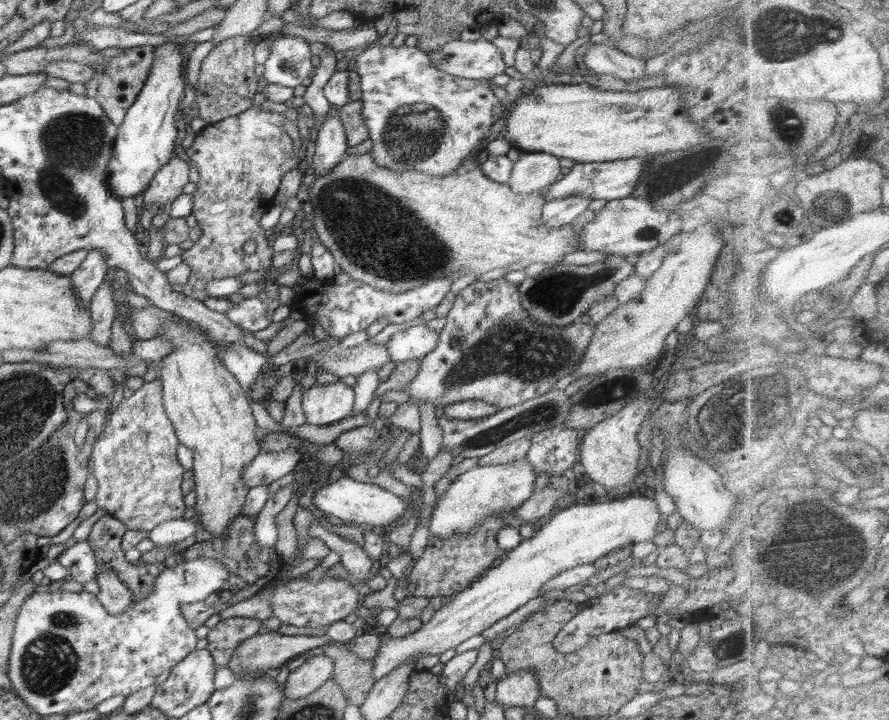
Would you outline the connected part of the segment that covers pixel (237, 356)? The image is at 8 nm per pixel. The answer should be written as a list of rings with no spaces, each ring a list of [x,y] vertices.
[[[226,343],[218,358],[222,360],[224,367],[234,374],[246,392],[260,380],[260,370],[264,370],[267,363],[262,354],[238,343]]]

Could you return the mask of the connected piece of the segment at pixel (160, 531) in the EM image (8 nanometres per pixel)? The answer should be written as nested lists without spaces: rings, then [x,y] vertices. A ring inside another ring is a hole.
[[[192,518],[162,521],[149,532],[149,539],[159,547],[171,547],[199,533],[199,526]]]

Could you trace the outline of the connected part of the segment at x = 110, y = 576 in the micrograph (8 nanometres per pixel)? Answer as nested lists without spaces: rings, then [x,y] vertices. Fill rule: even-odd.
[[[106,562],[100,564],[96,580],[100,589],[96,598],[108,610],[108,614],[122,614],[130,607],[133,602],[132,590],[112,572]]]

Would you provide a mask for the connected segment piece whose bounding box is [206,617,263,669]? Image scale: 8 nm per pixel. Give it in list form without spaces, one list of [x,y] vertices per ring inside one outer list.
[[[229,617],[209,629],[207,649],[213,656],[215,668],[226,666],[234,649],[244,639],[256,635],[262,625],[262,621],[254,617]]]

